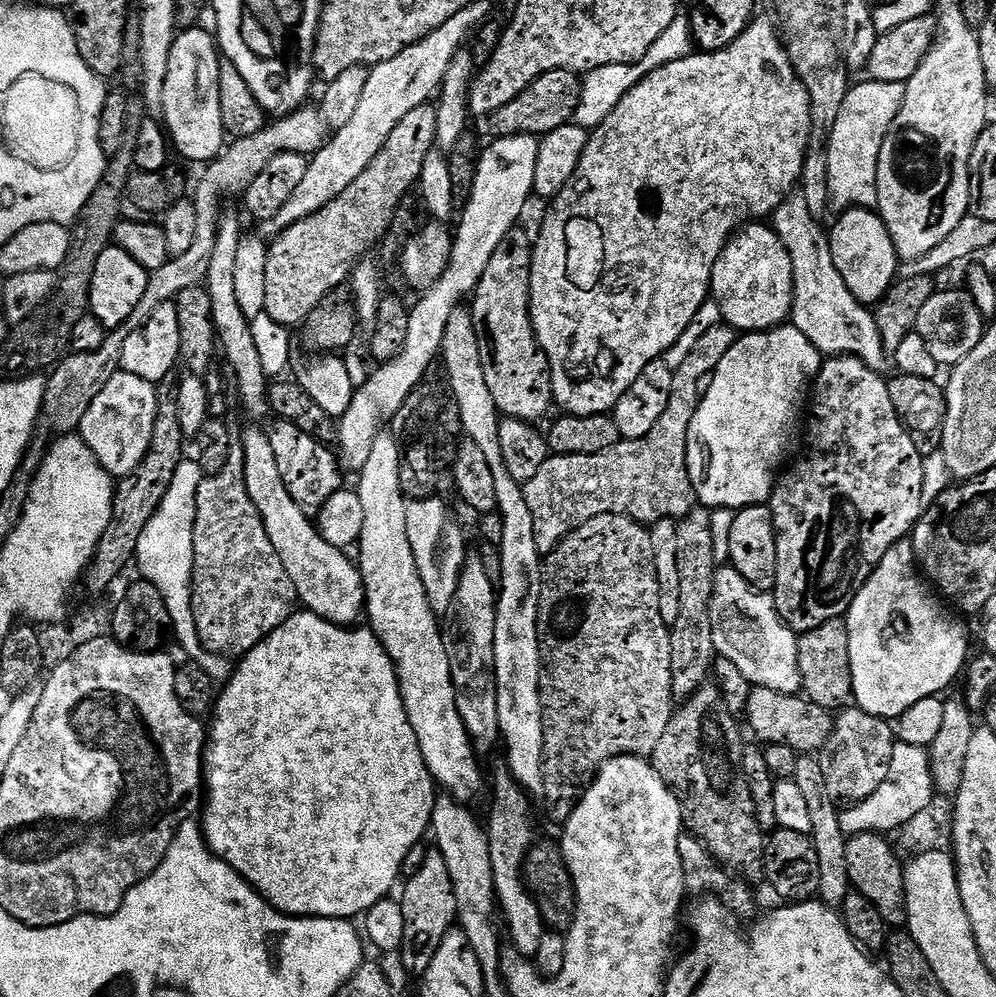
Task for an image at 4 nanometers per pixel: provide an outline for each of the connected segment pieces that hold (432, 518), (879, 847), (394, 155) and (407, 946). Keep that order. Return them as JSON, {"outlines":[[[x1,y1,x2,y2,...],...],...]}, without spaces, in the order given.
{"outlines":[[[414,500,409,503,406,514,406,530,410,538,410,550,414,550,416,565,422,582,426,586,428,601,438,614,444,614,452,607,452,599,458,590,460,571,464,568,464,536,448,524,448,508,440,500]],[[860,832,851,837,846,846,846,870,848,871,849,885,855,891,870,898,874,906,878,906,878,914,888,923,889,929,900,930,908,922,908,904,904,900,904,870,900,864,897,849,887,835,878,832]],[[431,103,422,106,414,106,398,126,386,138,386,146,378,150,378,154,362,174,346,191,338,194,322,210,302,218,300,222,294,222,292,226,275,237,271,241,266,262,266,306,265,312,276,322,285,326,303,325,304,319,322,302,326,294,341,287,349,279,349,266,355,265,361,259,360,256,371,244,379,245,388,235,388,229,396,218,396,213,401,207,404,195,417,187,420,178,420,168,426,156,430,154,436,144,436,109]],[[429,850,426,858,422,858,422,870,407,877,406,883,408,885,405,886,404,896,402,895,400,900,402,914,406,918,406,934,398,959,410,975,423,978,426,970,430,970,430,962,434,962,438,946,442,946,442,938,446,938,446,934,452,931,457,923,454,882,450,882,450,870,446,870,446,858,442,858,440,852]]]}

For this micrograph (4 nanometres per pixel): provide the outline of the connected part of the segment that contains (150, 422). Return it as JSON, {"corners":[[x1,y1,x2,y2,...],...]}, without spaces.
{"corners":[[118,371,98,394,98,398,94,398,94,402,90,402,90,406,82,418,78,429,79,436,86,442,86,446,90,446,90,450,96,455,96,461,114,478,133,472,138,466,138,462,142,462,142,458,146,458,146,450,150,450,150,438,154,438,154,418,158,410,156,389,157,385,147,382,136,383,129,372]]}

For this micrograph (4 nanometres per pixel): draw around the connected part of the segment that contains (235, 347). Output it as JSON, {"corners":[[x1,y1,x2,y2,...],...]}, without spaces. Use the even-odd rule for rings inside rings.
{"corners":[[225,211,220,217,217,226,217,242,214,254,210,255,210,268,206,279,206,287,210,294,210,306,212,317,216,327,216,335,222,345,222,354,228,358,228,364,236,375,236,388,240,391,240,404,252,416,260,416,269,411,268,385,269,377,263,372,261,359,258,356,257,347,251,333,249,320,242,314,242,308,238,306,238,298,234,291,234,269,238,246,242,239,240,232,240,216,236,212]]}

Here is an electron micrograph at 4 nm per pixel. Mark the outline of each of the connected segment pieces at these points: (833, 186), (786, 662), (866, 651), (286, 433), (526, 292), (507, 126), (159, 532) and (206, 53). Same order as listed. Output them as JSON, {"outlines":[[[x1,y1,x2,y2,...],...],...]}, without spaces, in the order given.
{"outlines":[[[867,79,851,85,829,129,827,182,829,205,835,213,849,208,873,209,877,204,878,158,884,140,905,102,905,84]],[[724,567,717,571,714,578,711,604,715,655,730,658,730,662,734,662,734,666,738,666,738,670,742,670,742,674,746,674,748,681,757,688,797,695,802,688,797,633,780,617,775,599,769,593,752,588,735,568]],[[905,538,890,546,862,590,858,590,846,613,850,634,852,700,855,707,866,714,895,722,906,710,910,710,910,706,914,706,914,702,940,696,959,676,961,679,970,660,968,632,940,605,939,599,941,597,925,583,918,571,916,551,912,549,911,539]],[[276,420,273,425,273,428,267,429,268,441,270,446,274,446,274,458,278,462,282,482,286,482,290,498,294,498,298,506,302,506,304,513,313,518,319,517,328,499,342,488,342,469,337,453,329,445,319,444,317,440,310,438,310,434,302,434,302,430,298,430,298,426,290,422]],[[524,226,512,228,506,238,502,238,471,297,470,311,482,358,482,374,486,374,486,386,494,398,494,406,501,417,540,422,536,420,553,411,554,401,552,373,548,371,548,359,538,354,530,314,533,247,533,237,528,237]],[[565,68,542,74,530,86,526,86,526,90,522,90,522,94,514,98,514,102,506,102,506,106,492,113,490,123,492,123,493,133,491,135,499,138,527,134,543,138,549,132,558,130,573,119,579,104,581,83,581,77,577,73,568,72]],[[186,458,174,470,174,482,170,482,170,490,166,490,166,498,158,506,154,518,146,522,146,530,142,530,142,538,138,538,138,550,134,561,140,567,139,575,149,580,162,594,166,602,166,610,170,610,174,640,184,647,185,657,191,658,195,664,202,666,206,674,214,682,227,681,230,675,230,664,217,652,209,652,200,643,200,635,194,626,194,610,192,609,192,571,194,570,194,518,196,517,196,491,204,481,204,471,195,459]],[[202,26,183,29,170,52,166,84,163,86,162,117,171,143,190,162,209,163,217,158,226,144,218,93,221,55,213,33]]]}

